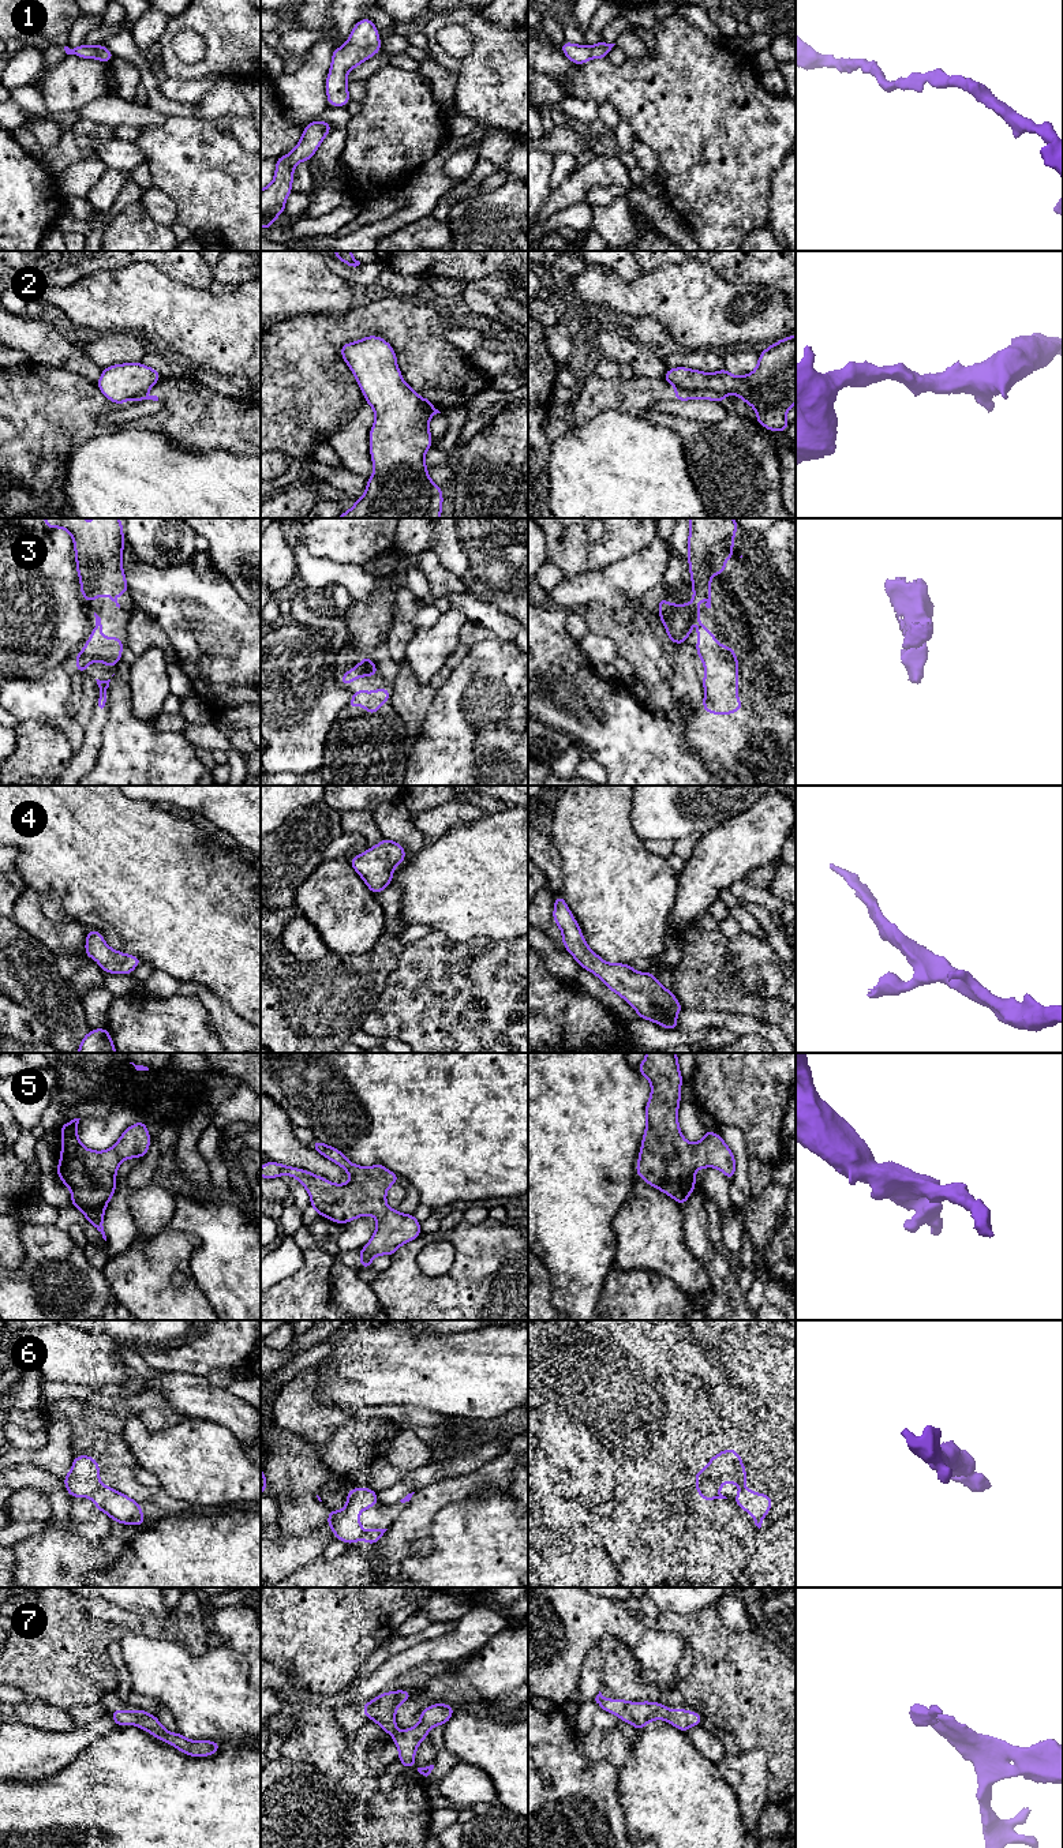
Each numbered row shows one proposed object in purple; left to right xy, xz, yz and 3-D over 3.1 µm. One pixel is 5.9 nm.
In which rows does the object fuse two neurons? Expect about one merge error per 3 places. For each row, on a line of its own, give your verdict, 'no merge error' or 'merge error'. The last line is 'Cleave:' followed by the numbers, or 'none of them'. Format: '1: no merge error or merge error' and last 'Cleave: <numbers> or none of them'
1: no merge error
2: merge error
3: no merge error
4: no merge error
5: no merge error
6: no merge error
7: no merge error
Cleave: 2

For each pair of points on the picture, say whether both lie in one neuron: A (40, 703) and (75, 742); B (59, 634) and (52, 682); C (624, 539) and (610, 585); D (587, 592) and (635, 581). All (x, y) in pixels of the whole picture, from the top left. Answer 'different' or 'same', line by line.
A: same
B: different
C: different
D: same

